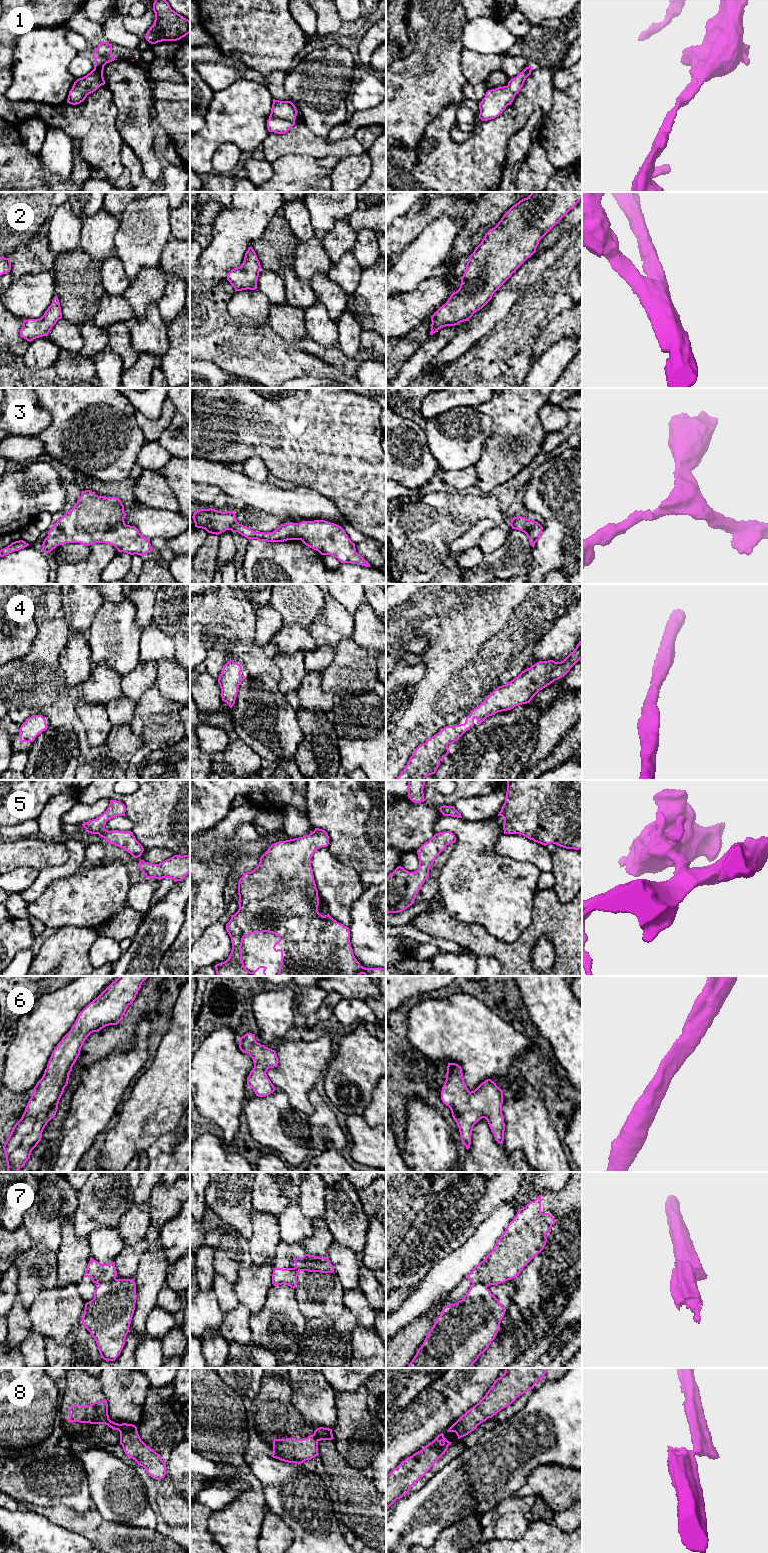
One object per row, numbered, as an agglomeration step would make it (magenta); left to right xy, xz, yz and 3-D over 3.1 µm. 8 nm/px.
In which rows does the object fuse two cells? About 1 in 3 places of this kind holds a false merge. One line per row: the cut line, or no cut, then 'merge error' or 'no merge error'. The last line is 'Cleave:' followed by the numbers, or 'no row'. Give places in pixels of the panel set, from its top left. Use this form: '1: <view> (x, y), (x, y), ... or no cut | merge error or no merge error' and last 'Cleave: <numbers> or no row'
1: no cut | no merge error
2: no cut | no merge error
3: no cut | no merge error
4: no cut | no merge error
5: no cut | no merge error
6: no cut | no merge error
7: xy (115, 1278), (108, 1283), (99, 1285) | merge error
8: xz (314, 1433), (318, 1440) | merge error
Cleave: 7, 8

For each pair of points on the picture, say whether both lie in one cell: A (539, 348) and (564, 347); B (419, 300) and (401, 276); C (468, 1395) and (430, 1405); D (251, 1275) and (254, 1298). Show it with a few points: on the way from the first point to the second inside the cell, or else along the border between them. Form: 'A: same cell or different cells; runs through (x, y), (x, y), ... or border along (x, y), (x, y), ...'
A: different cells; border along (570, 337), (558, 340), (535, 360)
B: different cells; border along (432, 277), (423, 280), (410, 292), (396, 294)
C: same cell; runs through (459, 1395), (454, 1395), (445, 1404), (439, 1405)
D: same cell; runs through (252, 1281), (252, 1292)

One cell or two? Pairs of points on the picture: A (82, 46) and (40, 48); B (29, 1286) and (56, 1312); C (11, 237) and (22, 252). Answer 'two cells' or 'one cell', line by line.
A: two cells
B: two cells
C: two cells

